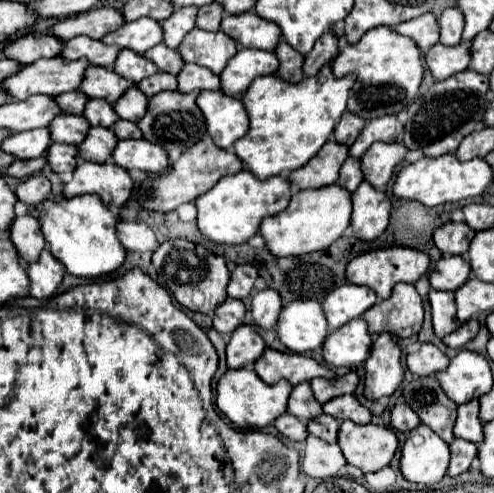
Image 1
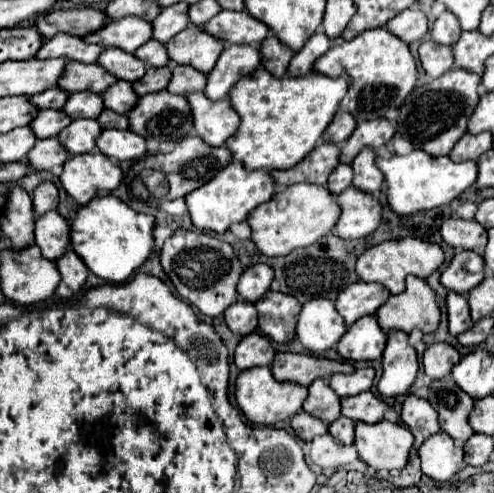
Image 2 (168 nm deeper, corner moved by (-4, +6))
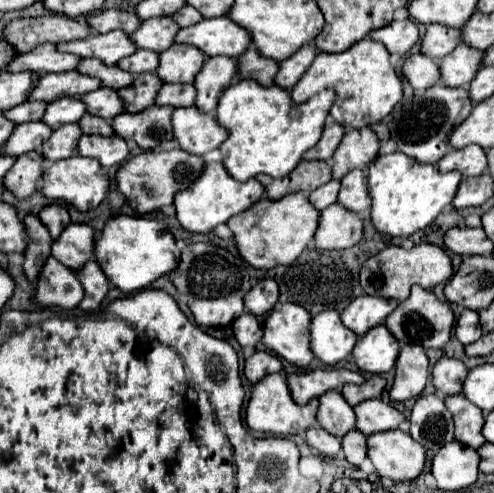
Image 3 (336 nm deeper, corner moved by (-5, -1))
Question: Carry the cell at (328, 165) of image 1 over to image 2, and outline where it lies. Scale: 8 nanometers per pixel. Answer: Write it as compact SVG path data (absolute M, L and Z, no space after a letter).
M321 143L299 165L285 171L271 171L271 175L279 185L295 183L327 185L329 175L335 171L337 165L339 165L339 147L335 143Z

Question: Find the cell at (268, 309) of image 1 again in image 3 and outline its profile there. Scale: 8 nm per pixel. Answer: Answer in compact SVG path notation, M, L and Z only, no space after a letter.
M276 304L264 314L264 338L262 344L284 358L298 370L308 370L314 360L310 348L310 314L300 304Z

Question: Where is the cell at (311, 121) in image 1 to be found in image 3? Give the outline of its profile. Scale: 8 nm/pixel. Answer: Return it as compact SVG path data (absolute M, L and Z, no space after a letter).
M238 80L228 86L216 108L216 120L228 130L228 138L218 148L224 156L222 164L228 168L228 174L240 182L256 174L268 174L272 178L288 176L300 162L300 156L320 140L334 98L332 90L322 90L310 100L294 104L290 92L274 84L272 88L264 88L254 80Z

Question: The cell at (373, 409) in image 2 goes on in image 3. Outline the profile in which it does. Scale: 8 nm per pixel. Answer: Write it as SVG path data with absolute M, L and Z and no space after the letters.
M380 398L358 404L354 408L354 412L356 412L356 418L358 418L356 428L364 436L384 432L384 430L394 430L394 428L398 428L400 422L406 420L402 412L398 412L394 406L382 402Z

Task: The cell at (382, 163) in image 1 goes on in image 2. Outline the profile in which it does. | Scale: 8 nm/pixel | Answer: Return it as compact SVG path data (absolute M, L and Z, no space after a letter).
M363 149L351 163L353 167L353 185L361 191L367 191L367 193L375 193L383 187L383 173L381 169L375 165L375 159L377 159L377 153L371 151L371 149Z

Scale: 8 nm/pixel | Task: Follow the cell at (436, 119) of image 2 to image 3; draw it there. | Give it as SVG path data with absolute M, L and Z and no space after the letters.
M434 84L428 90L416 92L414 98L404 104L404 110L392 128L392 140L396 142L400 152L410 156L418 164L436 164L450 148L448 138L452 130L468 118L470 110L472 102L464 88L448 88L442 84Z

